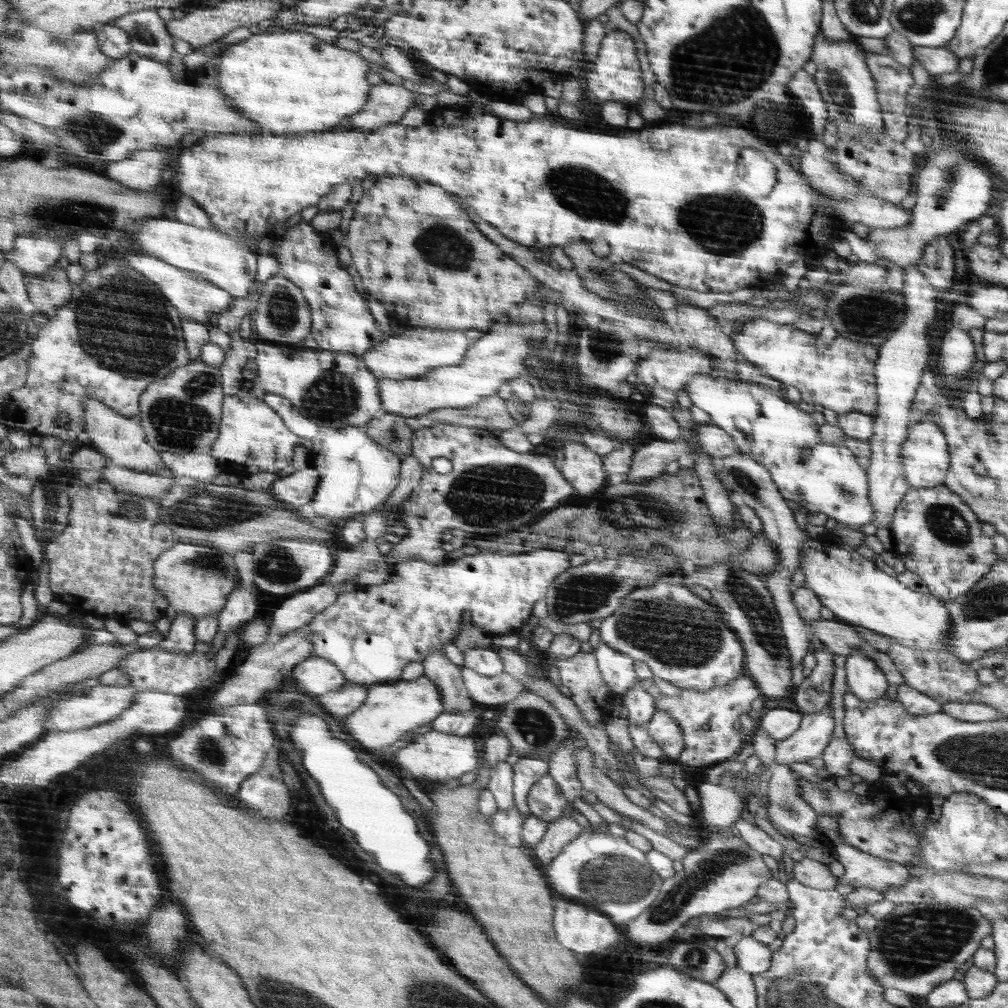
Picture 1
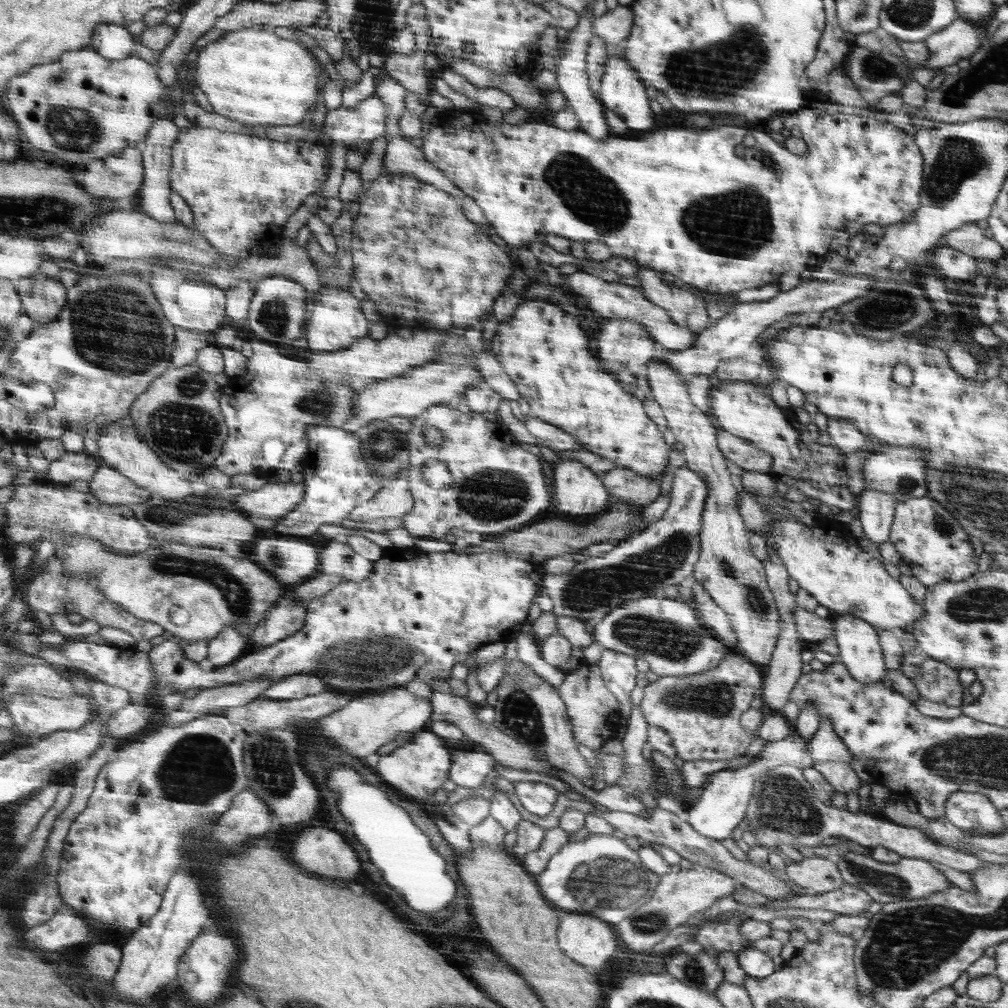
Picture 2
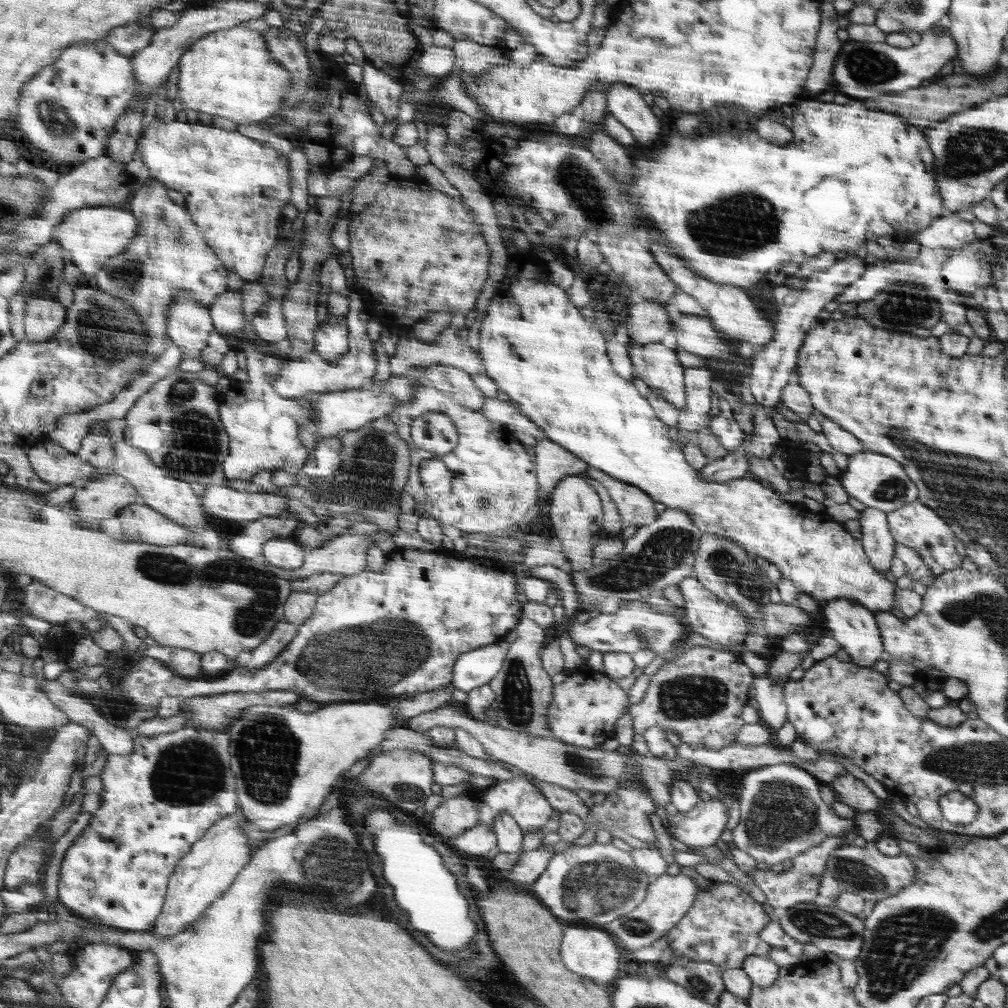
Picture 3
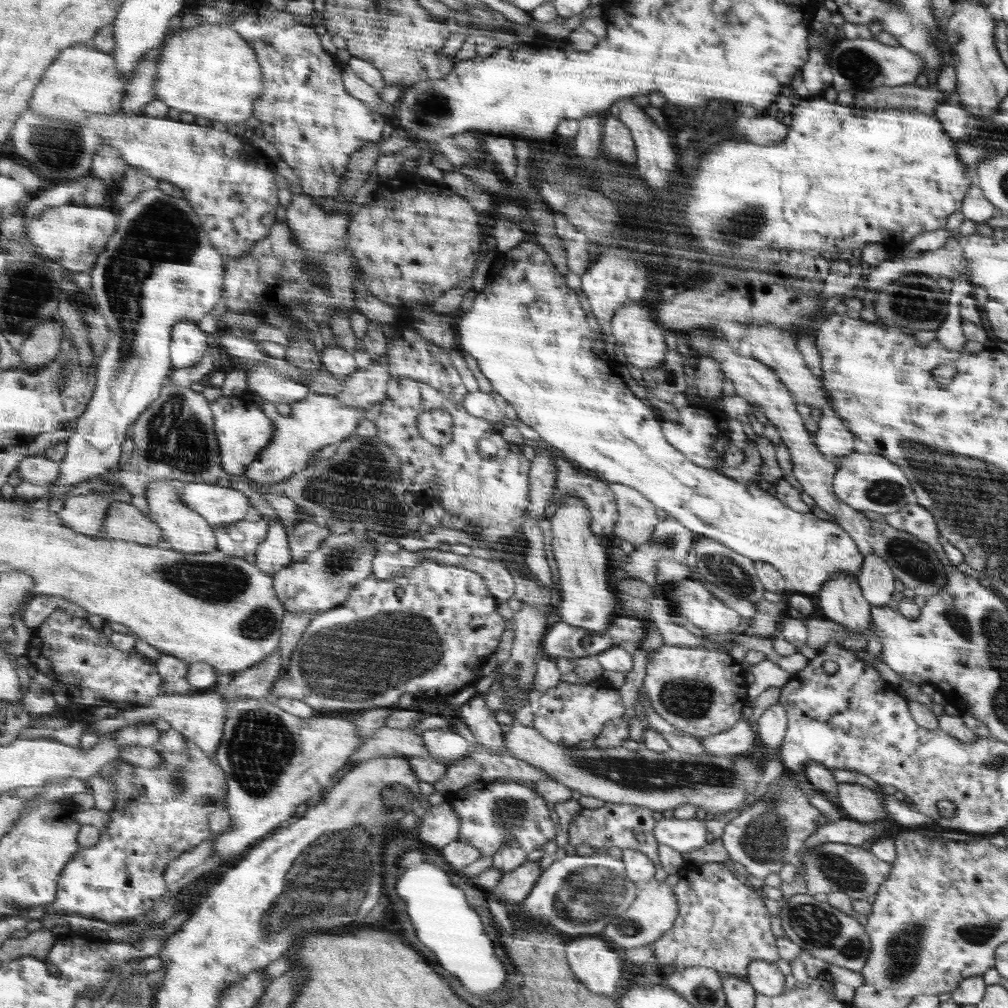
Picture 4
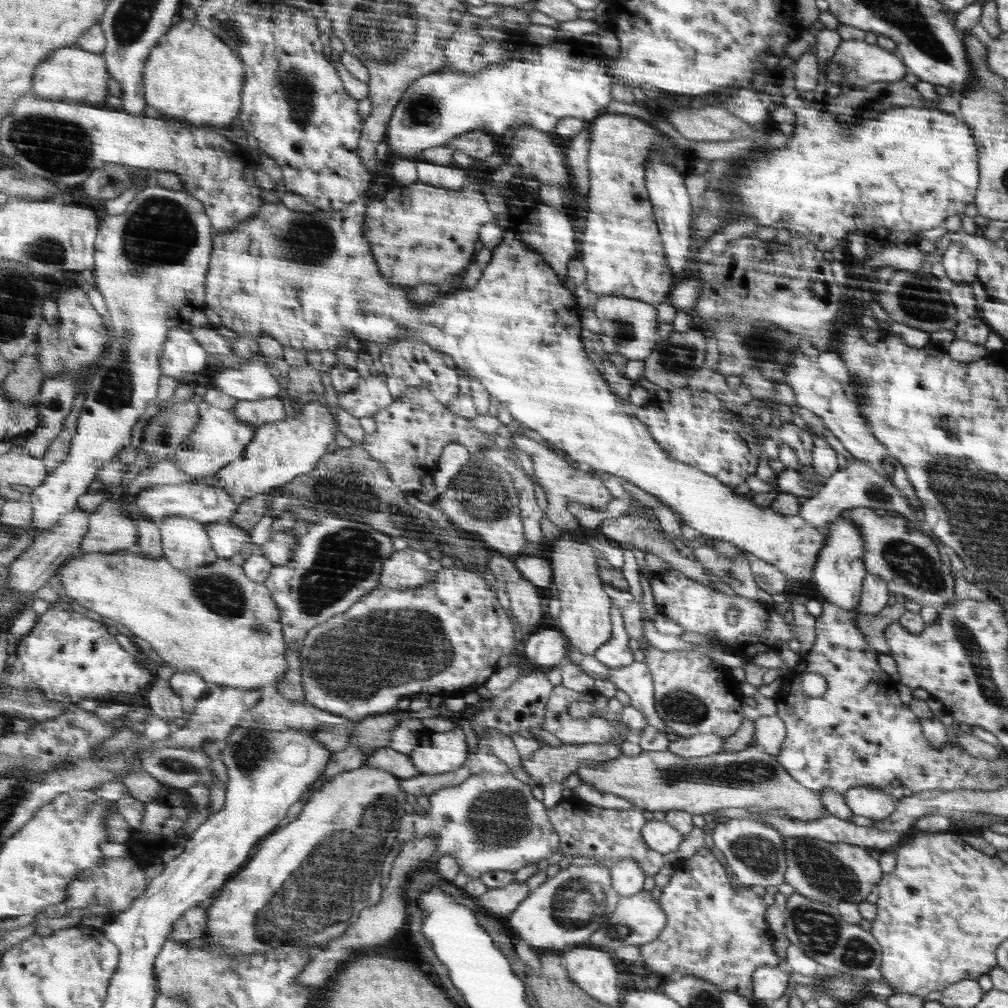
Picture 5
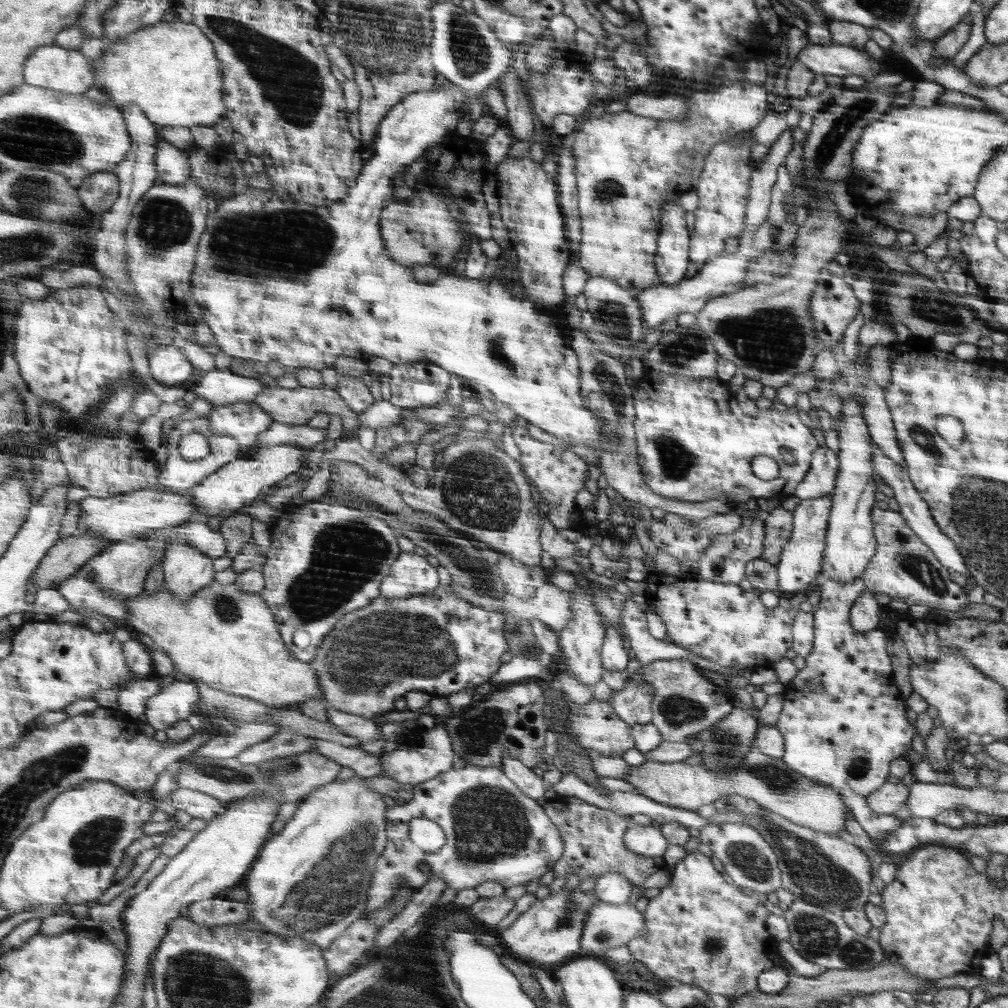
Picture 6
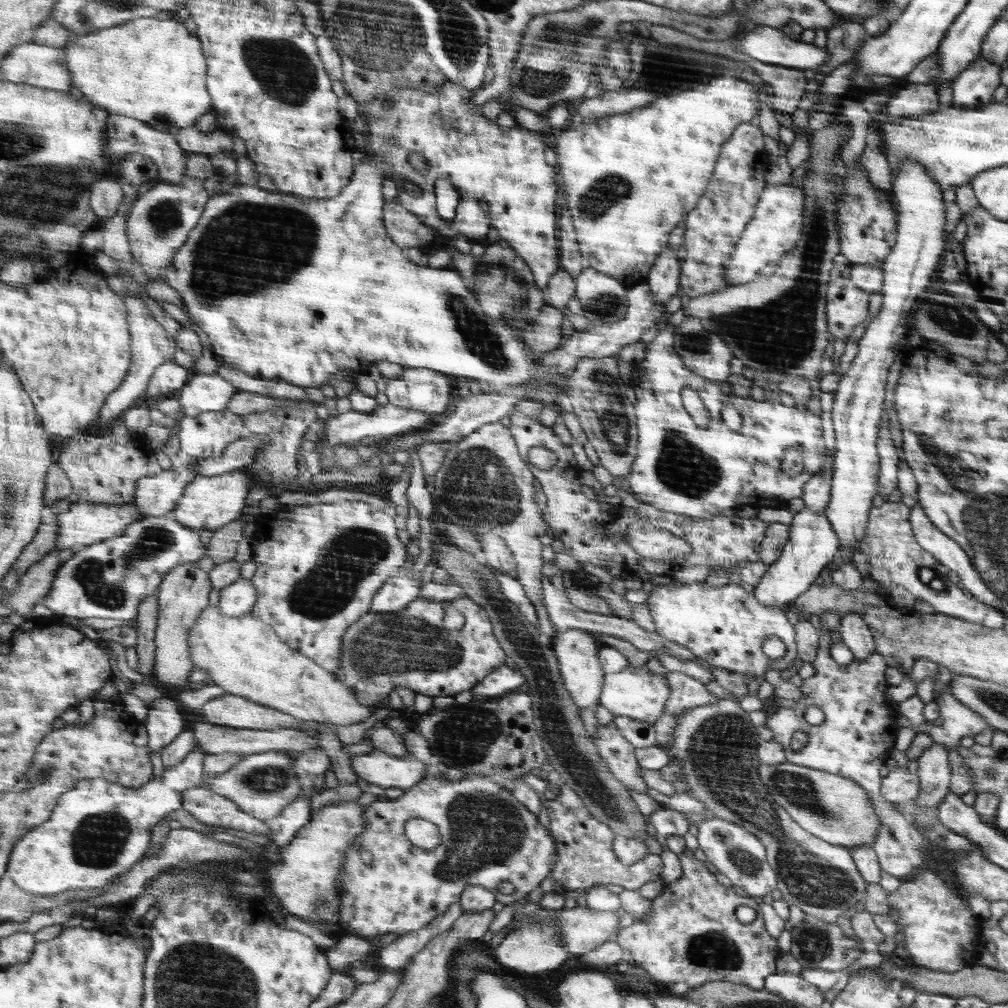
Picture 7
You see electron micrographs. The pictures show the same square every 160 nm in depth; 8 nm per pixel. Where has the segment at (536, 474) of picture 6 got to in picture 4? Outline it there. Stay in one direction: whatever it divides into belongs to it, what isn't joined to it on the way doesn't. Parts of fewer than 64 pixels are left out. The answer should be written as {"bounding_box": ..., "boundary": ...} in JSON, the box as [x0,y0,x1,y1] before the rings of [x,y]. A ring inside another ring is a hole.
{"bounding_box":[544,456,619,537],"boundary":[[[564,456],[552,457],[552,464],[556,466],[556,487],[554,487],[554,493],[552,493],[553,499],[550,501],[550,507],[546,507],[546,511],[544,511],[544,518],[549,520],[554,517],[557,514],[557,510],[565,505],[565,498],[576,496],[576,498],[581,498],[580,500],[586,504],[586,508],[590,512],[590,518],[594,518],[596,534],[612,537],[614,524],[618,521],[619,515],[614,493],[608,489],[608,483],[602,479],[596,480],[596,478],[592,478],[588,474],[583,474],[581,468],[564,458]]]}

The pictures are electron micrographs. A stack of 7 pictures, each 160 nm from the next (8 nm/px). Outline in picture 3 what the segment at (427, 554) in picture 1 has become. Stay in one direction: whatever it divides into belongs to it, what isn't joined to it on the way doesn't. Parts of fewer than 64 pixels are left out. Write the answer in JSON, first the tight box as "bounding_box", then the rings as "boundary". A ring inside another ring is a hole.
{"bounding_box":[388,383,538,533],"boundary":[[[428,383],[417,384],[409,402],[397,404],[388,418],[396,423],[396,434],[402,438],[410,452],[409,480],[403,491],[416,502],[414,509],[418,517],[430,517],[440,525],[450,525],[464,533],[494,532],[506,530],[522,522],[526,512],[538,502],[536,464],[532,452],[518,442],[511,432],[495,429],[479,411],[470,410],[455,403],[446,394]],[[427,412],[443,412],[455,424],[458,433],[457,447],[452,452],[436,456],[428,450],[418,449],[411,438],[411,424],[415,418]],[[430,459],[444,462],[454,474],[449,493],[436,494],[422,482],[422,466]]]}

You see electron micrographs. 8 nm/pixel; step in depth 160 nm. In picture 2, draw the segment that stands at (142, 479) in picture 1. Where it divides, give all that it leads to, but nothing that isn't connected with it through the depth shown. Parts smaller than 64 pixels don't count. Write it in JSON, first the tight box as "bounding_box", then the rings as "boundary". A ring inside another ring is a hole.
{"bounding_box":[89,463,154,506],"boundary":[[[105,463],[89,486],[91,487],[90,492],[94,493],[102,504],[135,506],[142,502],[148,502],[154,496],[146,488],[138,486],[128,476]]]}

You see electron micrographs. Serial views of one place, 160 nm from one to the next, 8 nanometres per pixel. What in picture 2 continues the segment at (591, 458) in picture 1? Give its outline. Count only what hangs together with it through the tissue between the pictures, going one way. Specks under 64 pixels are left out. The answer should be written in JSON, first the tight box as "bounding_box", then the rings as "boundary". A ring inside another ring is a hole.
{"bounding_box":[554,460,608,518],"boundary":[[[576,460],[555,465],[554,484],[558,510],[566,518],[597,517],[608,504],[608,494],[600,478]]]}

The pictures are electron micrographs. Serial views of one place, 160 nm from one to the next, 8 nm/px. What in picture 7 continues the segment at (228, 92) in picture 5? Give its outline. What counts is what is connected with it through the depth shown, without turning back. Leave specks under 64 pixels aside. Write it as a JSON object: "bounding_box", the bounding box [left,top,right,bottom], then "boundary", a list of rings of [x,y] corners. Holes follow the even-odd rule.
{"bounding_box":[65,16,214,131],"boundary":[[[174,16],[166,20],[150,17],[137,18],[136,20],[129,21],[114,28],[101,29],[100,31],[94,32],[94,34],[79,36],[77,42],[70,42],[65,50],[68,53],[69,67],[75,80],[75,86],[84,92],[86,100],[91,101],[96,106],[100,106],[102,110],[106,110],[110,114],[128,115],[148,122],[163,131],[177,131],[181,128],[196,126],[200,118],[214,110],[214,100],[209,89],[209,59],[205,55],[205,47],[202,44],[203,42],[199,34],[191,34],[183,20]]]}

